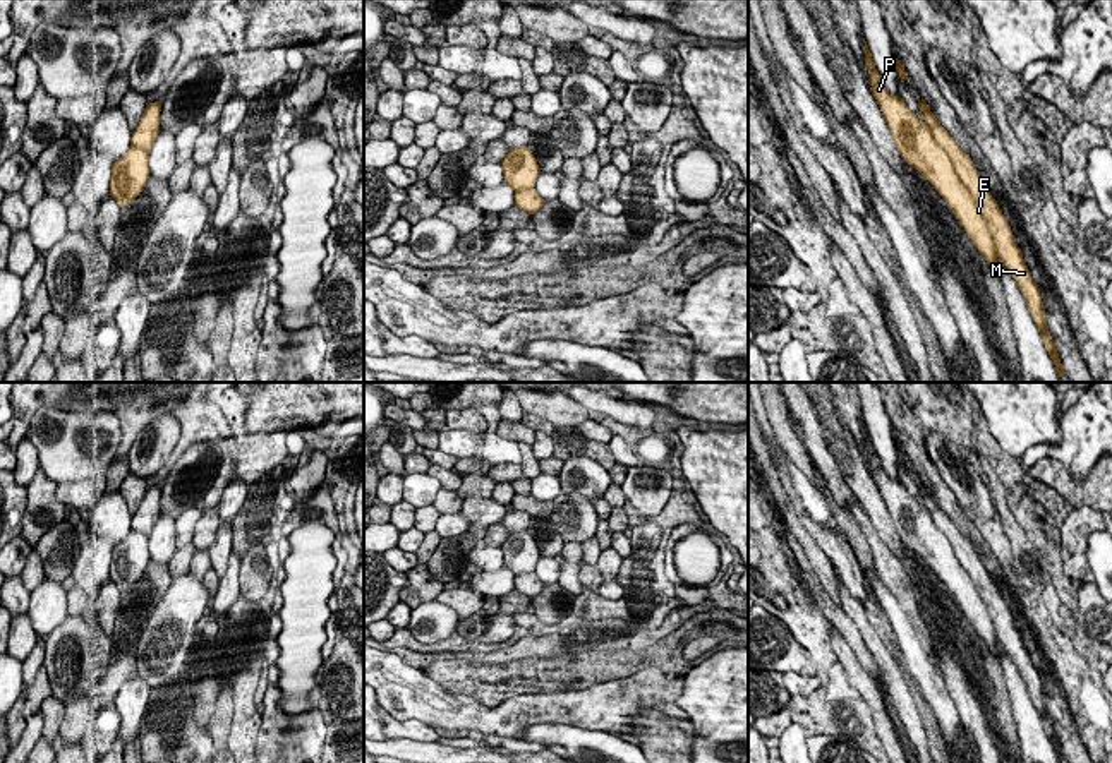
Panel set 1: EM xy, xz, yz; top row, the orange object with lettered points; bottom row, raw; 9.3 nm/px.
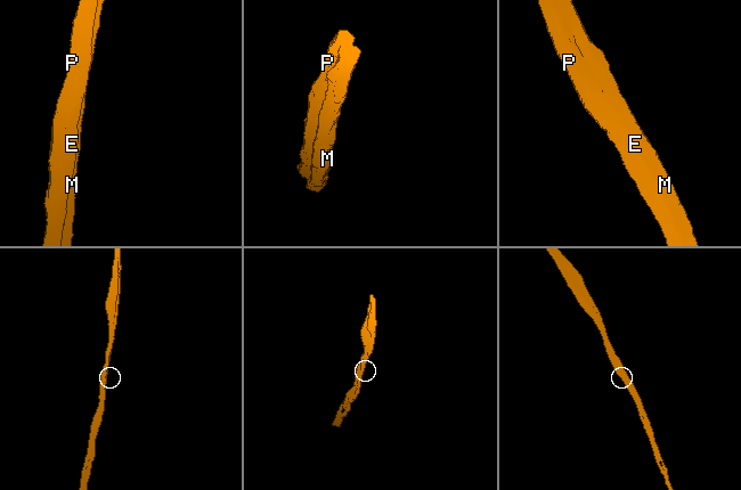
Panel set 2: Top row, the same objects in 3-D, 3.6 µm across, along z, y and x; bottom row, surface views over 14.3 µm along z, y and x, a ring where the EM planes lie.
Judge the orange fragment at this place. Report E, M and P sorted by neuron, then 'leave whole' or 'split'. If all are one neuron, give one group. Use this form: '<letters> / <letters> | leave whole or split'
E P / M | split

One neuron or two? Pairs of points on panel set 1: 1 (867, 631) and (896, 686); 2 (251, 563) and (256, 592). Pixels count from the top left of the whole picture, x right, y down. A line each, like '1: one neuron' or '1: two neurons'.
1: one neuron
2: one neuron

